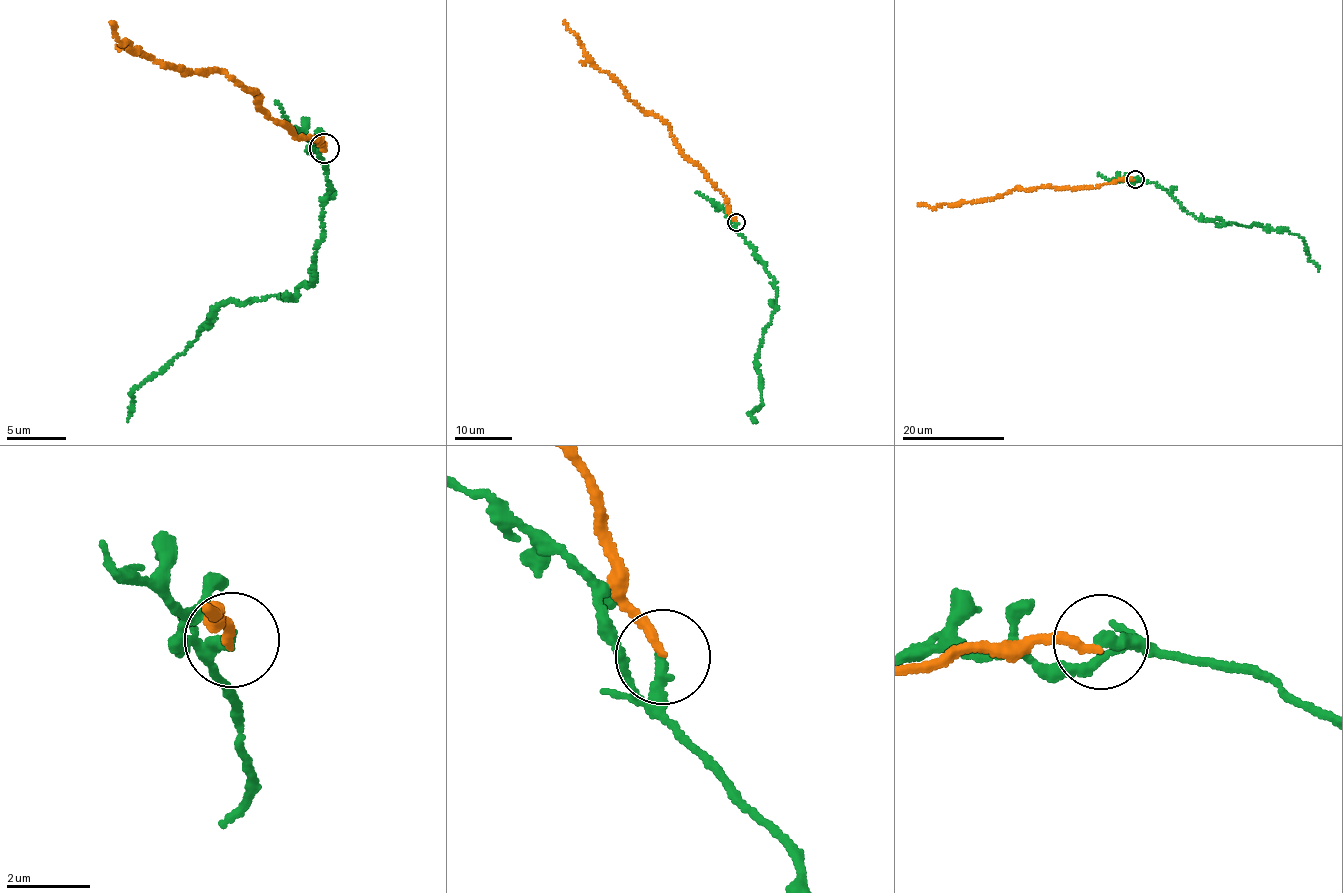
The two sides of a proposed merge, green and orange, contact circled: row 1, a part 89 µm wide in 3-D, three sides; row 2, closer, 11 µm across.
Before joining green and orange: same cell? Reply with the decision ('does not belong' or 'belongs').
does not belong

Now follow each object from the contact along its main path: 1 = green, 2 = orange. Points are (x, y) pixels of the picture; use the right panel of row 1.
1: (1134, 179), (1163, 187), (1198, 219), (1289, 230), (1302, 238), (1309, 259), (1319, 270)
2: (1134, 179), (1116, 179), (1097, 187), (1073, 190), (1040, 186), (1016, 189), (976, 202), (930, 208), (918, 204)

